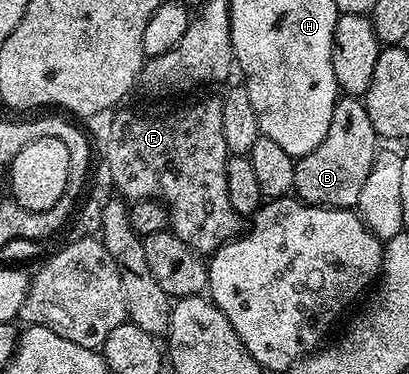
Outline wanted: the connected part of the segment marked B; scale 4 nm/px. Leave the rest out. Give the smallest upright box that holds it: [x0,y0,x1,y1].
[294,96,381,209]

